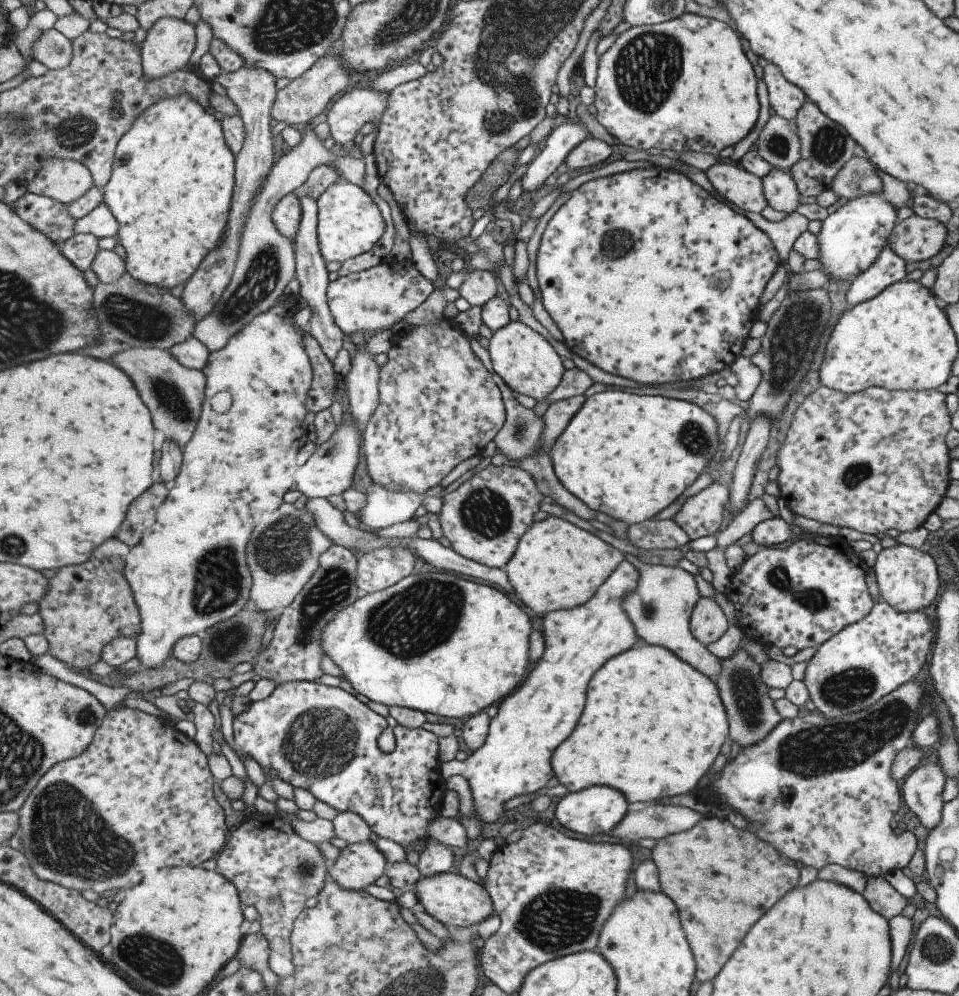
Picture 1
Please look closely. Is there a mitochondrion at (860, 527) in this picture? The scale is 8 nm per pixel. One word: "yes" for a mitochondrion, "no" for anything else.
no

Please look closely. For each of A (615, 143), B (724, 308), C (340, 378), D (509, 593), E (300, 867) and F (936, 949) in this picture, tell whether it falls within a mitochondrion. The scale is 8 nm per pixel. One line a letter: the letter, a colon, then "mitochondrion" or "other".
A: other
B: other
C: other
D: other
E: mitochondrion
F: mitochondrion

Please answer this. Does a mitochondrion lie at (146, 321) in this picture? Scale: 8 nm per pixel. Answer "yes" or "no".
yes

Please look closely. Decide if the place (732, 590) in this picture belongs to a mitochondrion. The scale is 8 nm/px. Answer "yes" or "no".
no

